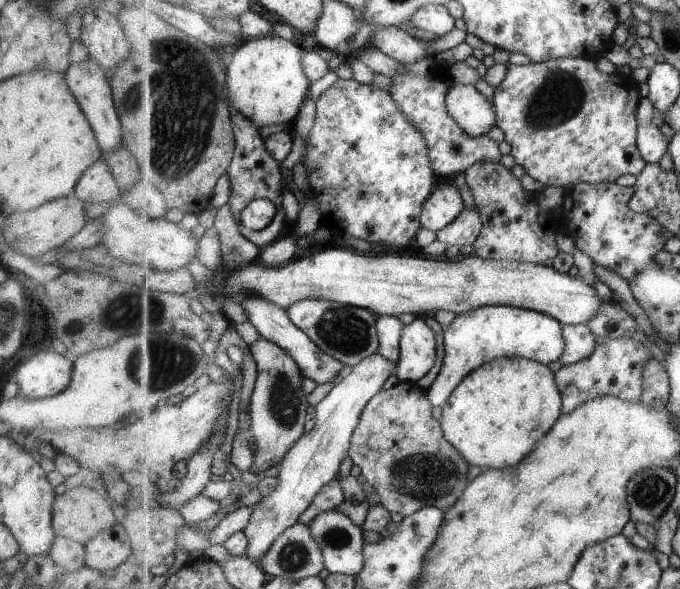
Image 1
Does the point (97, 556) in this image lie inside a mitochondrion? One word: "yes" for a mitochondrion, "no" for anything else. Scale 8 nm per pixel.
no

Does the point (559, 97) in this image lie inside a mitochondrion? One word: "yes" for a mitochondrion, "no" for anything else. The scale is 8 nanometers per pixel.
yes

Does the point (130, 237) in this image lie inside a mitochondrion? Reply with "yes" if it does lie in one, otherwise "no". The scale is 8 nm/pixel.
no

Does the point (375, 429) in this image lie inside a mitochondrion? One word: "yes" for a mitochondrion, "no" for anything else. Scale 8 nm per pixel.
no

